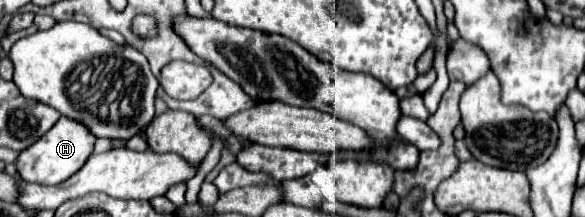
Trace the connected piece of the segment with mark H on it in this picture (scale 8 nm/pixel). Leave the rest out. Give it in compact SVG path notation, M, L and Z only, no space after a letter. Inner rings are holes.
M60 117L58 125L46 133L46 137L40 137L30 149L22 151L16 159L16 171L22 181L26 183L40 183L40 185L58 185L72 177L92 155L96 137L78 121L70 121L68 117Z

